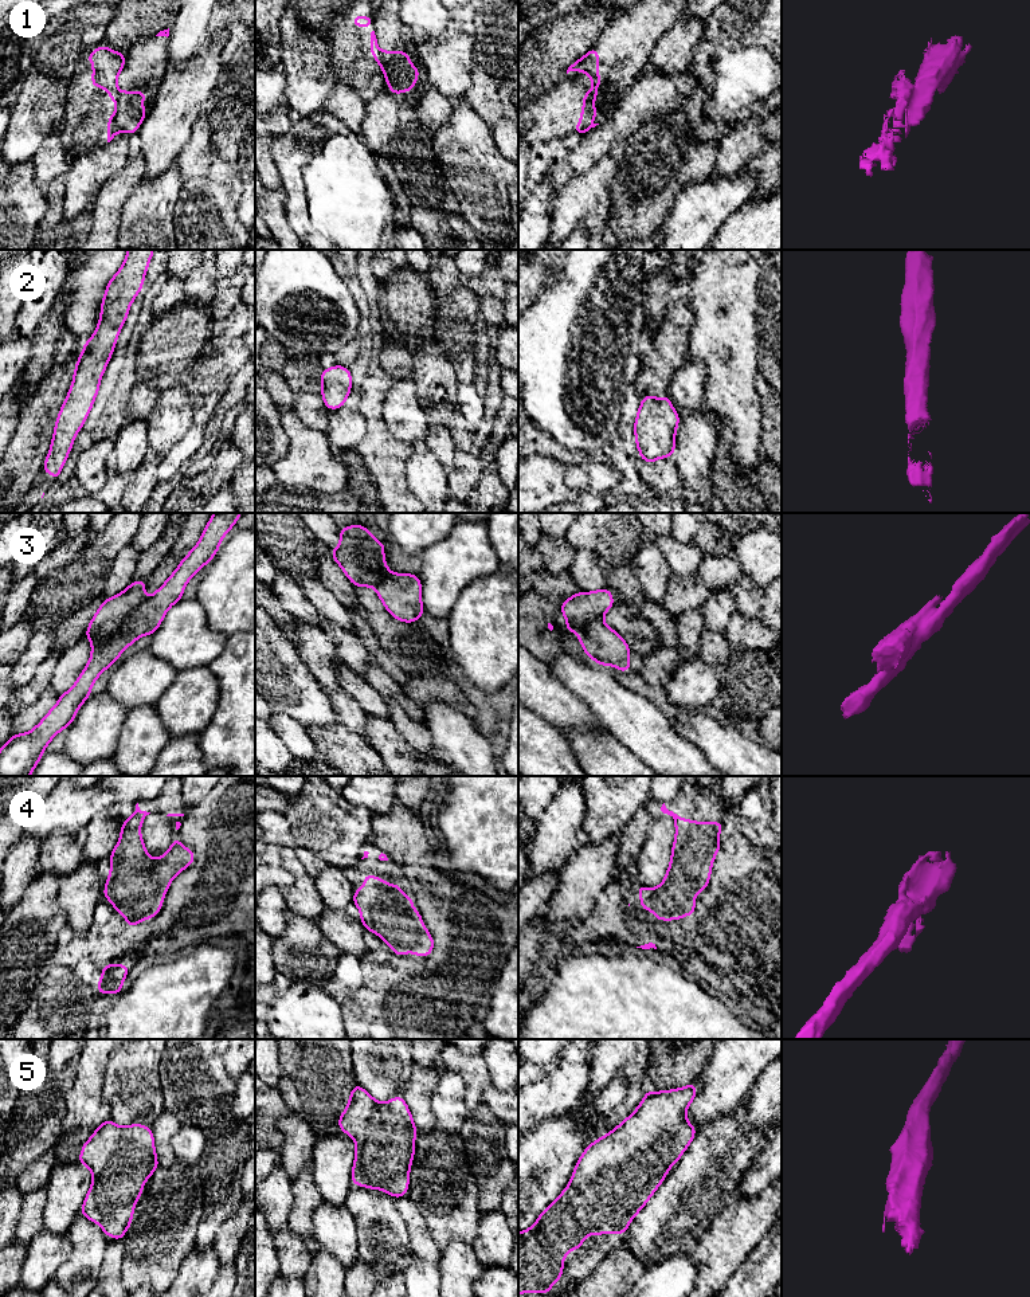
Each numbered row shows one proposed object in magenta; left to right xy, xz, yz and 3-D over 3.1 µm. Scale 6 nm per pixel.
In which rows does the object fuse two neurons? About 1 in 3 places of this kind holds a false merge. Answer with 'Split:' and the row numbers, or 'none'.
Split: 1, 3

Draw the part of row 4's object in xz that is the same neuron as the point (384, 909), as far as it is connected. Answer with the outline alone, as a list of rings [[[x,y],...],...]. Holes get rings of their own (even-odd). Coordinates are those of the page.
[[[364,874],[363,878],[365,885],[353,892],[353,904],[361,913],[360,921],[364,928],[381,937],[396,956],[414,952],[416,956],[426,957],[432,953],[434,939],[424,926],[420,912],[412,908],[415,896],[408,898],[397,883],[388,885],[371,874]]]

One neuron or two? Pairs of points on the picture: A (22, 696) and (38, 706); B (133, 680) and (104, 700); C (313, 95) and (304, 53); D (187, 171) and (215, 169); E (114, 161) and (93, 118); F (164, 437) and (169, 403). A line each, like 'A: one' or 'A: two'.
A: two
B: two
C: one
D: two
E: two
F: one

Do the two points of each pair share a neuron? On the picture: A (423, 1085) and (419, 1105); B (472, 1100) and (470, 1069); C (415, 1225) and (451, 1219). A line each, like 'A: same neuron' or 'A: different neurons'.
A: same neuron
B: same neuron
C: different neurons

